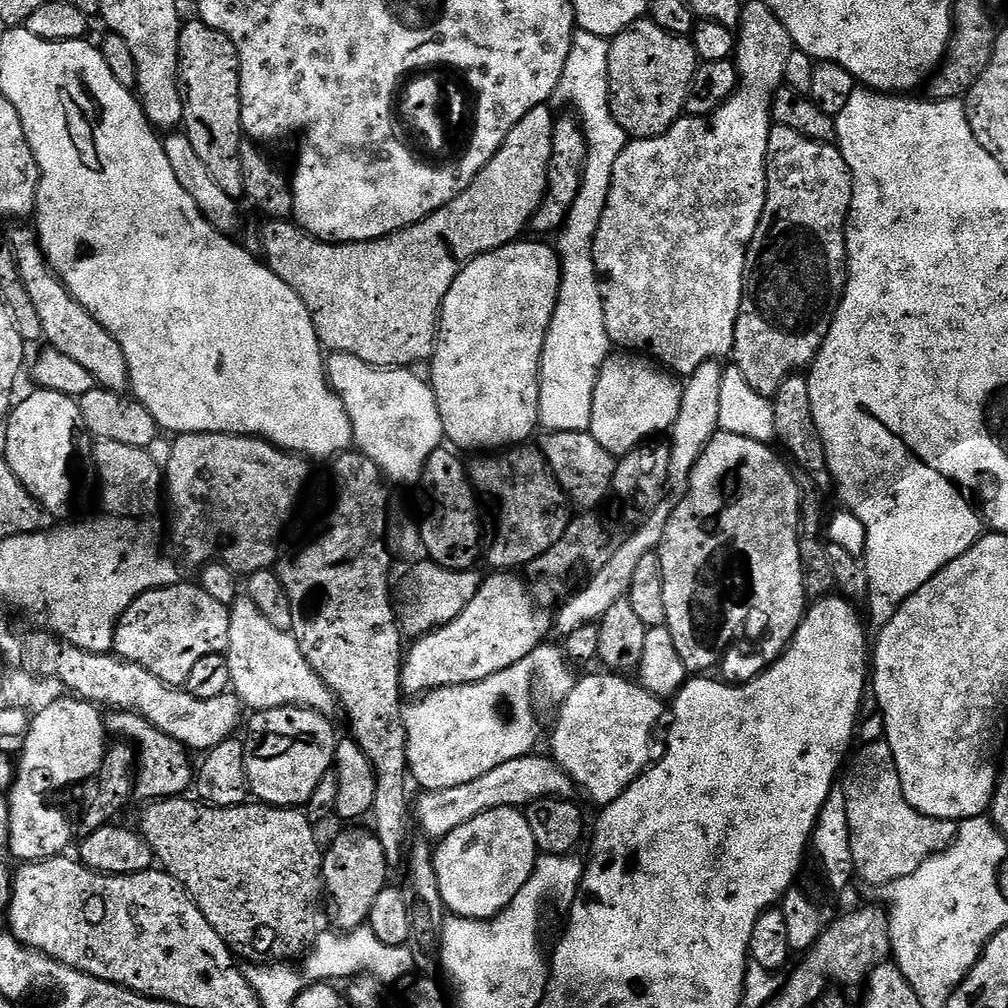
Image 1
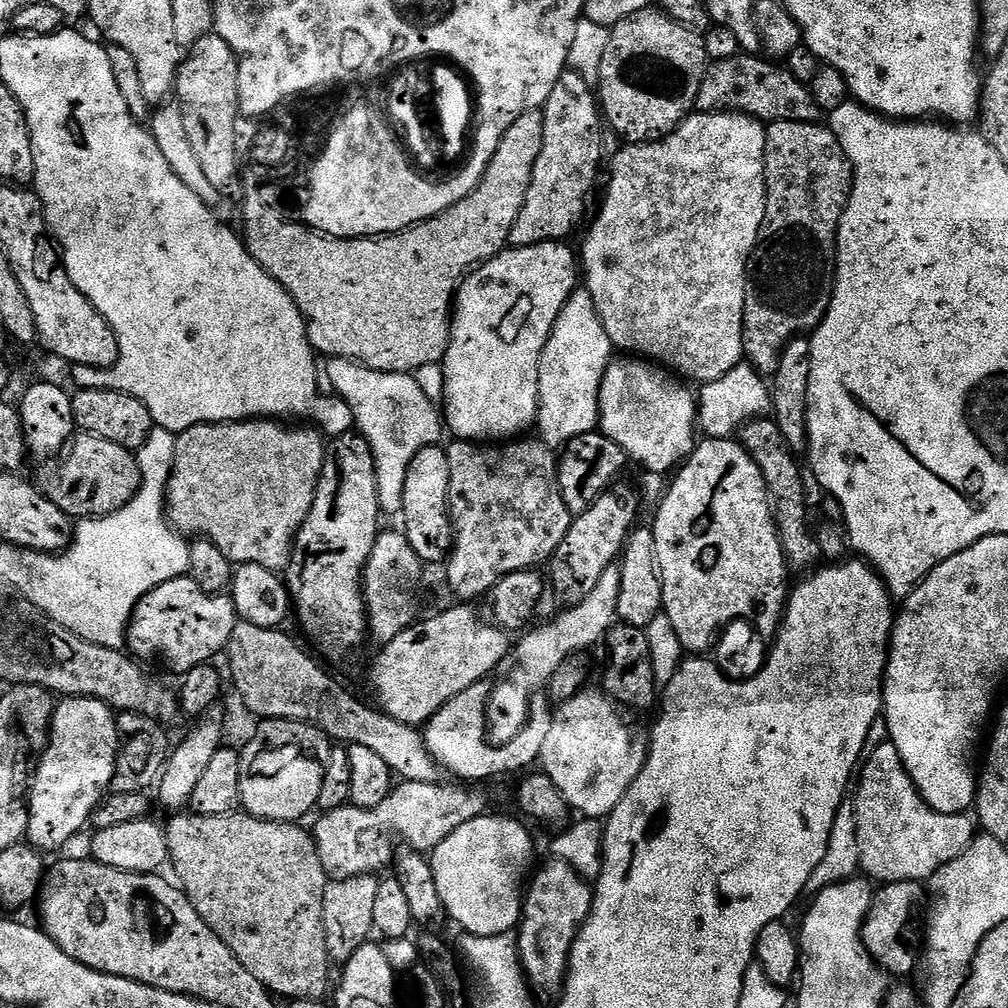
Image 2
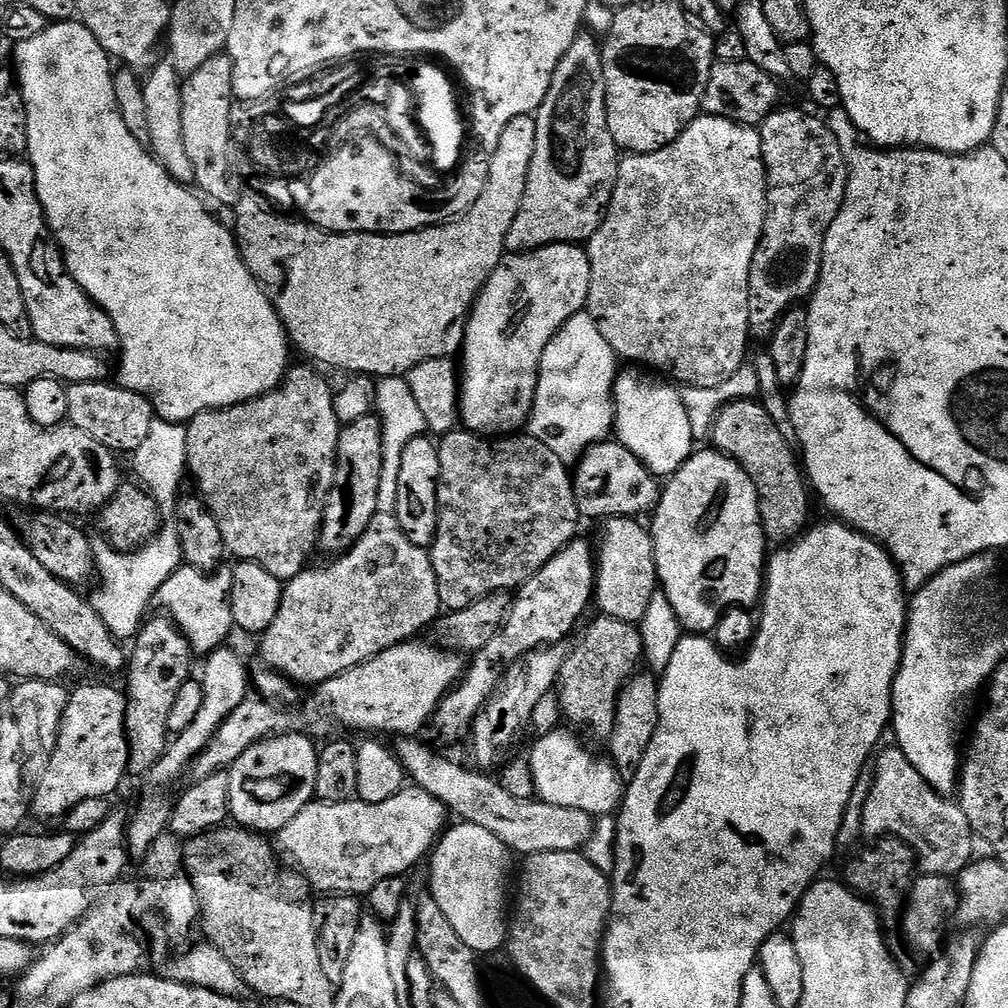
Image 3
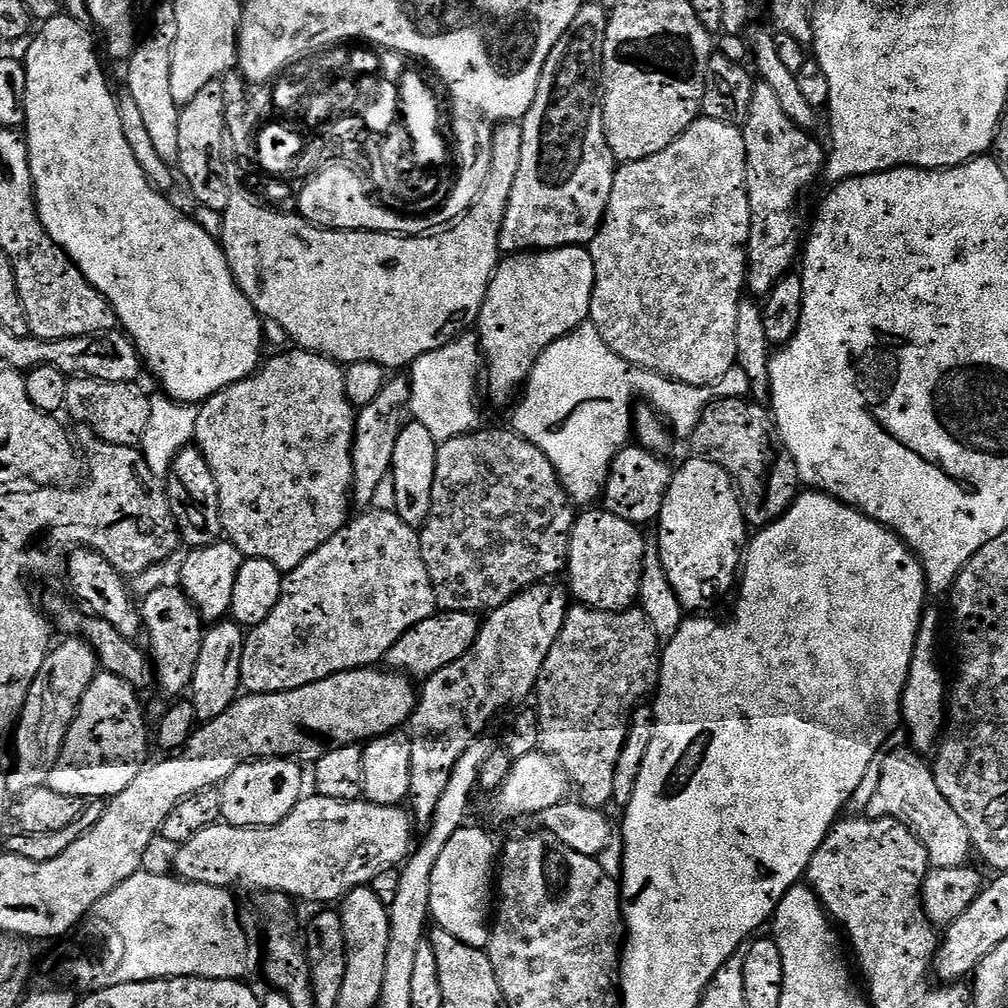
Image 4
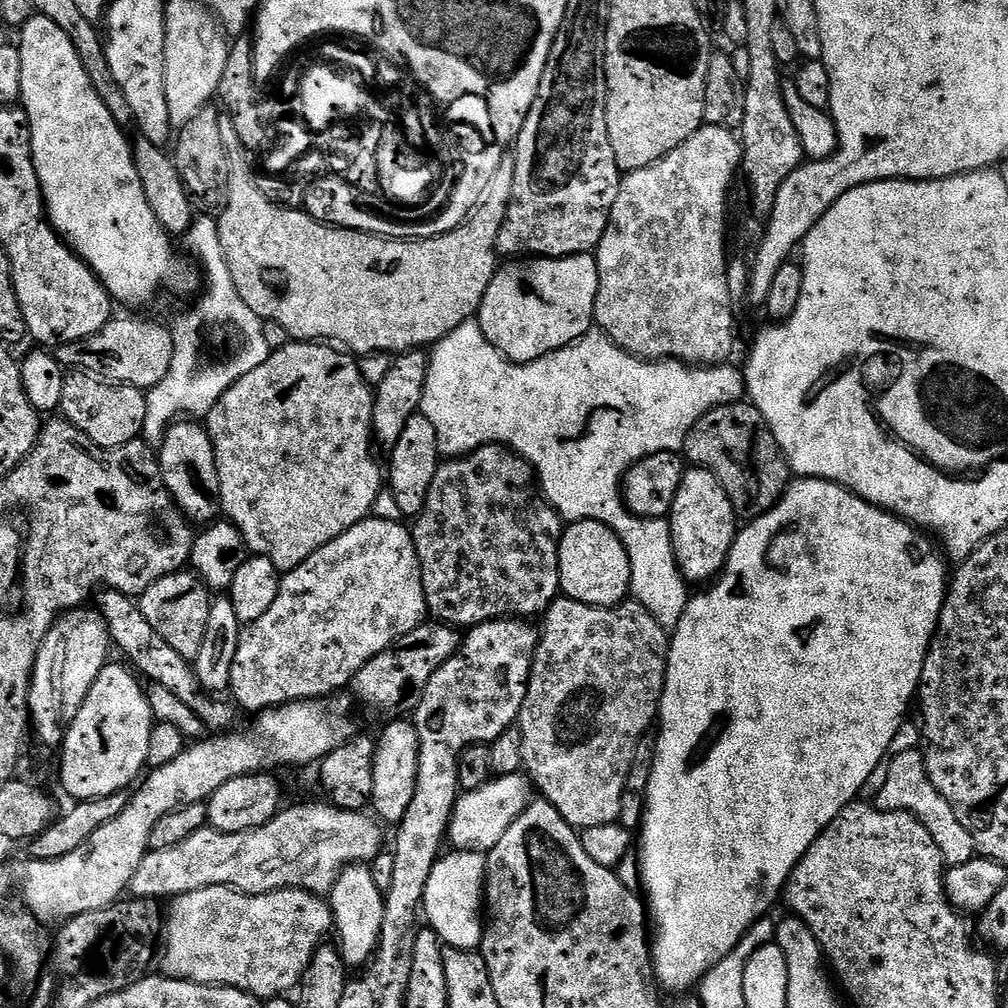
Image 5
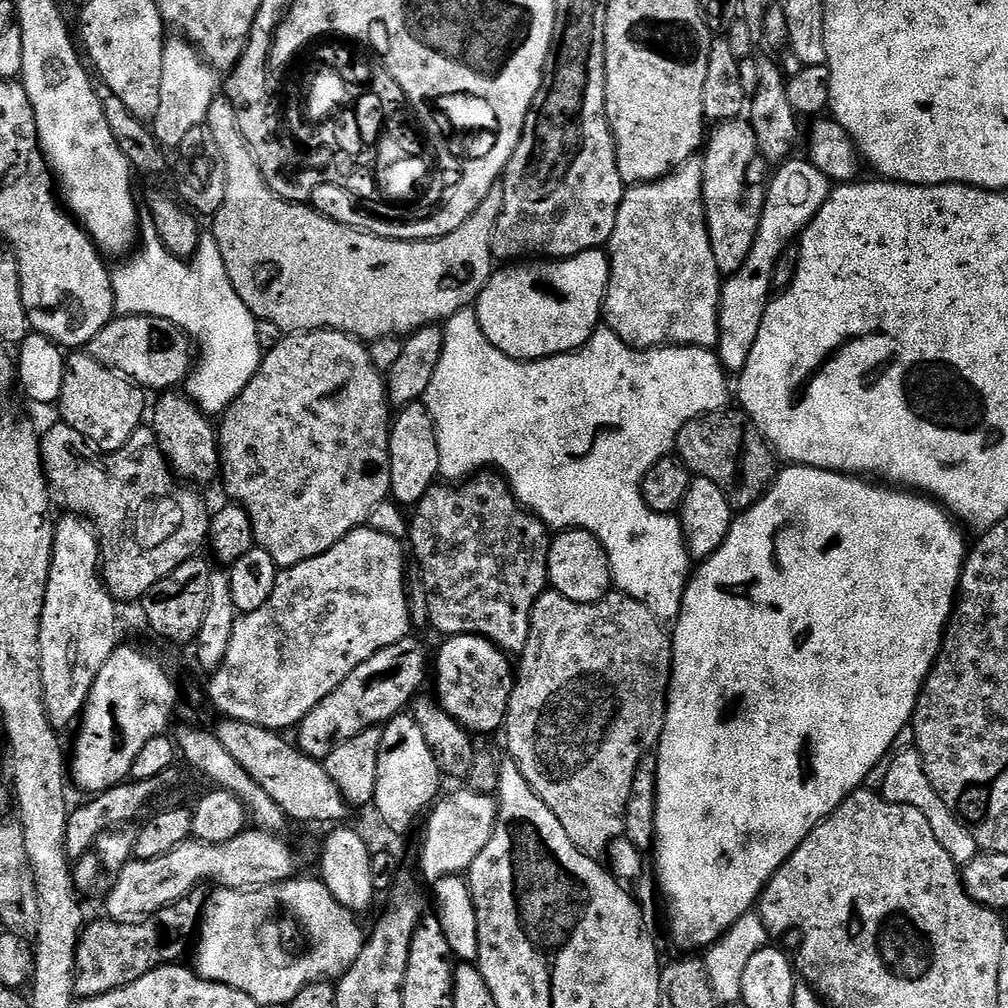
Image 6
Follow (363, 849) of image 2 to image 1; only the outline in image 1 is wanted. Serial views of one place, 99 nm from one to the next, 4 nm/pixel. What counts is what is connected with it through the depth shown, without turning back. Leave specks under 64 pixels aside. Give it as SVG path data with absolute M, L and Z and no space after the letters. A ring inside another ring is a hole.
M529 754L502 762L502 766L494 766L490 774L482 774L482 778L474 778L474 782L466 782L462 786L450 786L437 792L425 791L424 797L414 804L415 823L416 820L420 823L426 835L443 838L458 830L458 826L478 818L478 814L486 814L495 808L523 810L535 800L572 800L578 792L572 779L557 766L551 755L536 755Z

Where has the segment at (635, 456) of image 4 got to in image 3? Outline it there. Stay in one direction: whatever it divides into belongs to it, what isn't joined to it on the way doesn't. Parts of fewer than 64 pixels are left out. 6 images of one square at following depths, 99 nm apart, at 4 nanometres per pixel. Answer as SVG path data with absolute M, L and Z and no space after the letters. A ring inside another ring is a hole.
M615 438L591 444L576 461L571 478L581 517L588 519L589 516L597 522L611 520L614 516L640 518L643 512L651 513L660 501L661 481Z

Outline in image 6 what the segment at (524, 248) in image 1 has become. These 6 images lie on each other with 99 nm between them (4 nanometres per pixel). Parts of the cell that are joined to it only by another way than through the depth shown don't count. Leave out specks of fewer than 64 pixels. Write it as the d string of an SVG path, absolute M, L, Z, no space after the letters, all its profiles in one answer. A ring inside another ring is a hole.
M592 248L577 256L544 258L539 262L512 262L493 271L474 305L482 334L502 354L515 360L544 360L562 352L574 352L596 332L604 311L610 266L607 251Z

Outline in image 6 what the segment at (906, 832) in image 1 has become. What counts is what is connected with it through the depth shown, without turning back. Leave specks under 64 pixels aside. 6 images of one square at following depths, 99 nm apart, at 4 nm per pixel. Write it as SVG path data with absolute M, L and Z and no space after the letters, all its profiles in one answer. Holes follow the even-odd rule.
M915 748L897 751L888 760L882 795L885 800L895 804L914 806L914 810L922 810L922 814L926 814L926 822L930 822L930 830L934 830L934 838L938 838L938 842L942 842L946 854L950 854L950 858L956 865L969 864L975 856L980 855L982 849L978 846L978 842L974 842L974 834L950 811L946 802L942 802L942 798L938 798L934 786L930 786L930 778L926 778L924 763Z

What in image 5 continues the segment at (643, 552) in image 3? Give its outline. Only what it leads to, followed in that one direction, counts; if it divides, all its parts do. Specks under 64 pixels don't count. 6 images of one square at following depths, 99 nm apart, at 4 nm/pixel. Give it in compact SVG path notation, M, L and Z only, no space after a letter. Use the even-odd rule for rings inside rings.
M577 520L565 527L560 538L560 553L558 554L558 570L560 571L560 591L569 600L577 600L586 606L599 608L614 608L629 599L631 591L630 558L626 546L610 526L593 520Z

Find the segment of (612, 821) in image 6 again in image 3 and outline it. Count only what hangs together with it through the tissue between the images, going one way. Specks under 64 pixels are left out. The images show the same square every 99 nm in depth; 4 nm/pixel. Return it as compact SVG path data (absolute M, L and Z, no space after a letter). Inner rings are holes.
M603 614L597 617L577 642L576 649L572 648L567 653L567 660L560 670L558 693L560 711L565 721L577 724L572 725L577 729L585 728L596 736L607 738L612 735L620 692L624 689L624 683L637 675L644 659L644 647L640 629L635 623Z

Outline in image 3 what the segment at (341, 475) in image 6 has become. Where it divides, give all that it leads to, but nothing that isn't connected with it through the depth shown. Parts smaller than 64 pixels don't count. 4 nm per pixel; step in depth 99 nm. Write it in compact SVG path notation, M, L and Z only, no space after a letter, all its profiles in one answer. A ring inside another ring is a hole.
M289 367L288 375L284 377L284 383L274 391L229 408L216 408L212 412L203 412L193 420L187 421L186 424L188 430L186 434L186 458L188 459L186 472L191 479L192 476L196 479L197 489L195 488L195 491L202 497L204 505L214 514L214 518L218 522L218 530L222 530L225 549L231 555L233 552L237 556L235 558L237 561L252 560L255 564L260 564L266 570L270 570L270 574L274 574L274 578L278 578L281 582L290 581L297 574L303 572L309 563L308 555L318 548L316 535L320 532L320 523L322 525L325 523L328 495L334 486L336 477L336 455L338 454L338 438L342 425L338 415L335 414L334 388L331 388L315 372L315 370L317 371L315 367L312 368Z

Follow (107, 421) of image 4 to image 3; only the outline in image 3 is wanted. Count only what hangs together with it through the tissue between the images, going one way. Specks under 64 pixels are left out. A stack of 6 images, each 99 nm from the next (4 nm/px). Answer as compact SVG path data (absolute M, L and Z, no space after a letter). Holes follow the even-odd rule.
M78 382L67 385L67 389L67 423L73 424L78 430L86 430L90 438L102 442L102 446L117 454L136 452L138 446L146 442L150 426L154 426L158 418L147 396L121 388L116 382Z

